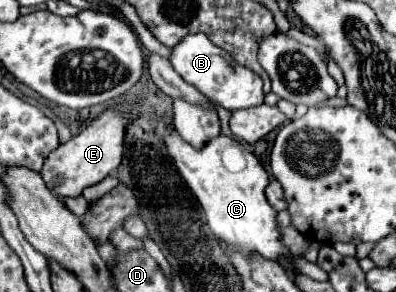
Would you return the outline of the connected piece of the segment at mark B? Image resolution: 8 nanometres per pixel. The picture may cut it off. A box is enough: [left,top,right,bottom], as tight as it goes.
[169,33,263,111]

